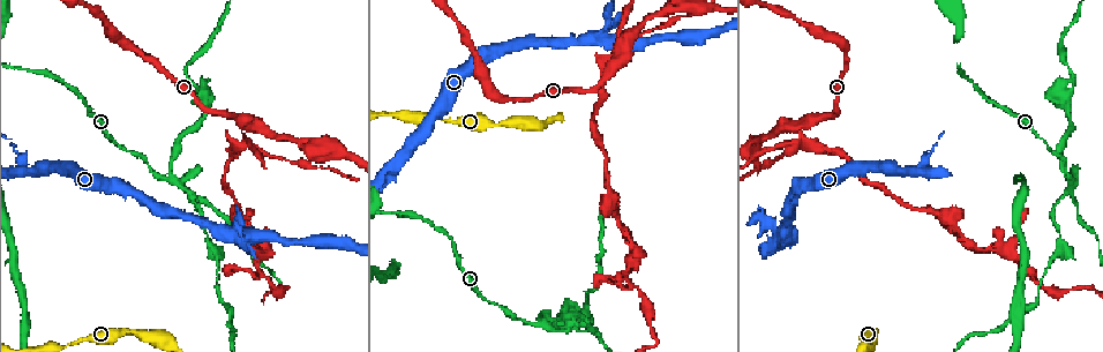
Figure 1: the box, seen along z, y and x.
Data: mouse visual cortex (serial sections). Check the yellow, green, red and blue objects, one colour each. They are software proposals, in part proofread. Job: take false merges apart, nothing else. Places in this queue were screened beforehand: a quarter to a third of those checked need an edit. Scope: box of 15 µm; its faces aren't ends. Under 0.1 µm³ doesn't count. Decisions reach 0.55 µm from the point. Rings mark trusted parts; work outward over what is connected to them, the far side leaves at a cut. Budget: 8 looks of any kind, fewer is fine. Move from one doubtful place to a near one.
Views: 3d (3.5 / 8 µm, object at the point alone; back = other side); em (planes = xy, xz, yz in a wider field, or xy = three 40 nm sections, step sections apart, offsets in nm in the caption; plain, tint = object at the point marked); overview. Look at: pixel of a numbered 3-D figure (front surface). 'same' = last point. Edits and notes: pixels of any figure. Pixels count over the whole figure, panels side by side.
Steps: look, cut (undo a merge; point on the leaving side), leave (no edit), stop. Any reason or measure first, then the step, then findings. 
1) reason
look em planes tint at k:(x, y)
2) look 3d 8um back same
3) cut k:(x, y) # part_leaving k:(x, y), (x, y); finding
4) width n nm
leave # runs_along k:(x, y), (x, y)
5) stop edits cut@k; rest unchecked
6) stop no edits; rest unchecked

three-way junction
look 3d 3.5um at 1:(23, 175)

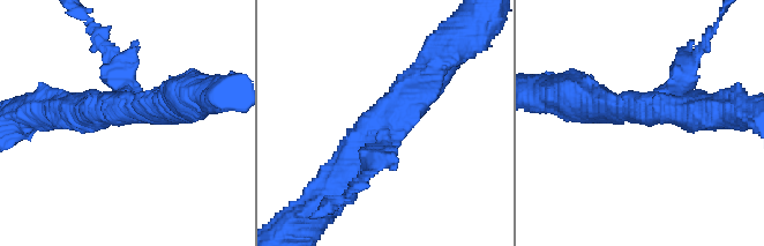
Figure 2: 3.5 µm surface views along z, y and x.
arms 3; arm_widths 250, 400, 400 nm
look em xy step 2 tint at 2:(645, 111)

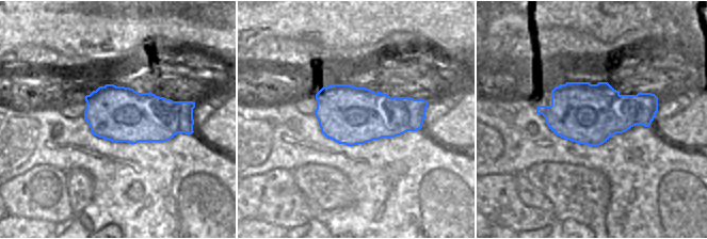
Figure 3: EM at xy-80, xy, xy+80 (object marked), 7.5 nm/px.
cut it another way
look em xy step 5 tint same

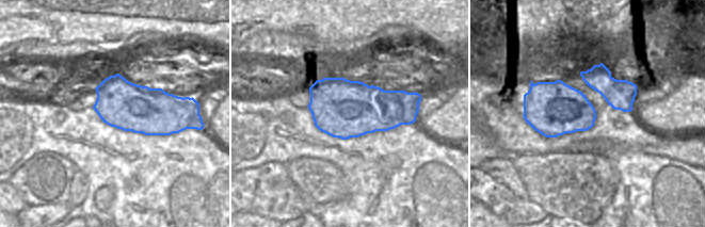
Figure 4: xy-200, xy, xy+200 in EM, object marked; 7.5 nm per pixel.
cut 2:(680, 62) # a second cell is stuck on

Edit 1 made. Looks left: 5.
look 3d 3.5um at 1:(186, 192)

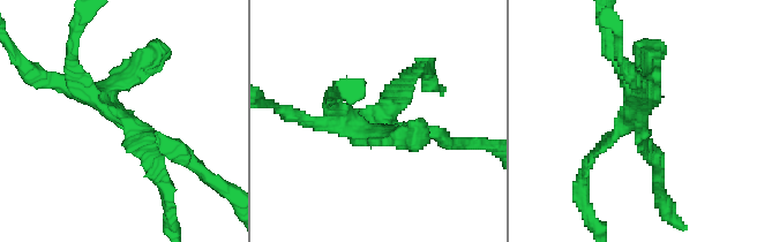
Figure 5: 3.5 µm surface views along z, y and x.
look em xy step 3 tint at 5:(121, 119)

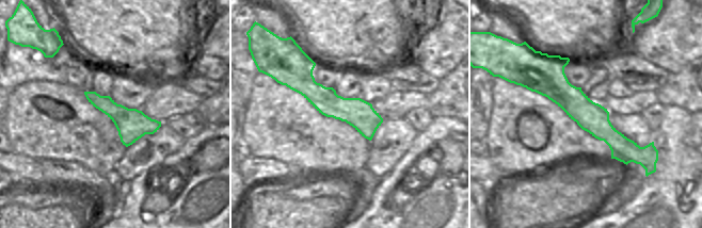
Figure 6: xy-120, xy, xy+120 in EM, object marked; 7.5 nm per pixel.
cut 5:(72, 47) # part_leaving 5:(73, 80), (73, 23); two cells meet here

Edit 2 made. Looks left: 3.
abrupt turn
look 3d 3.5um at 1:(804, 125)

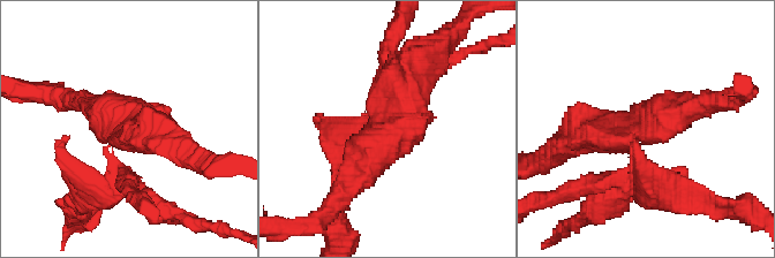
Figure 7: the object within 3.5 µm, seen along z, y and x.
cut 7:(337, 122) # part_leaving 7:(631, 152), (642, 195), (693, 205); a second cell is stuck on

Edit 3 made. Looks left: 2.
stop edits cut@2, cut@5, cut@7; rest unchecked

